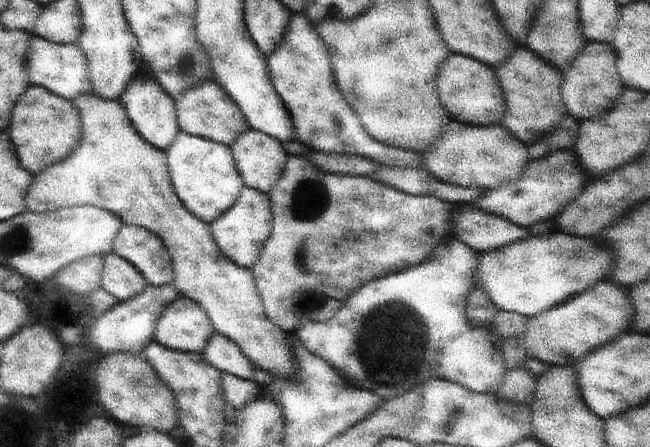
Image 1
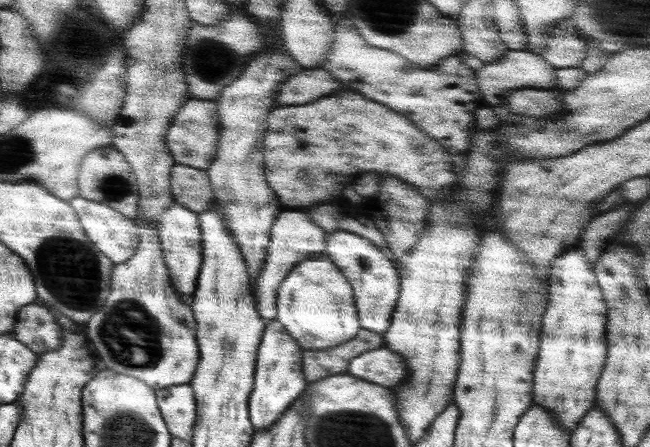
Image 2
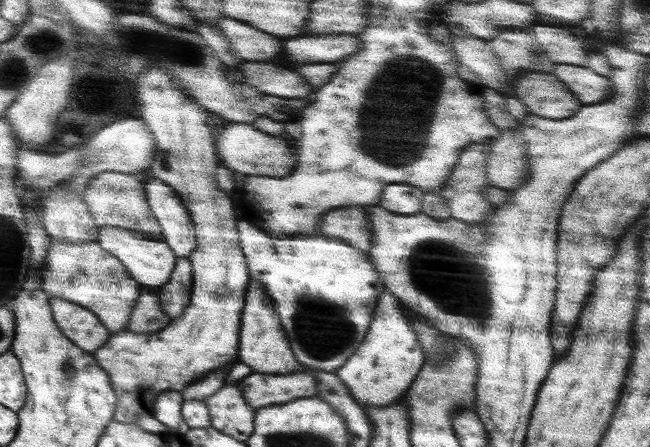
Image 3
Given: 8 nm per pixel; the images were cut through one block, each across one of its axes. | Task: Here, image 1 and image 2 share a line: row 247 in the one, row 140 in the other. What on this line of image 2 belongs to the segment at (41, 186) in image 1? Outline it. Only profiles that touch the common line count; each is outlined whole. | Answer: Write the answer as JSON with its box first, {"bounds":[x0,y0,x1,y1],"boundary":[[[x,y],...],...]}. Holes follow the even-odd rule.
{"bounds":[168,97,221,170],"boundary":[[[193,97],[184,104],[168,135],[169,146],[178,163],[204,170],[212,166],[221,140],[219,115],[216,100]]]}

